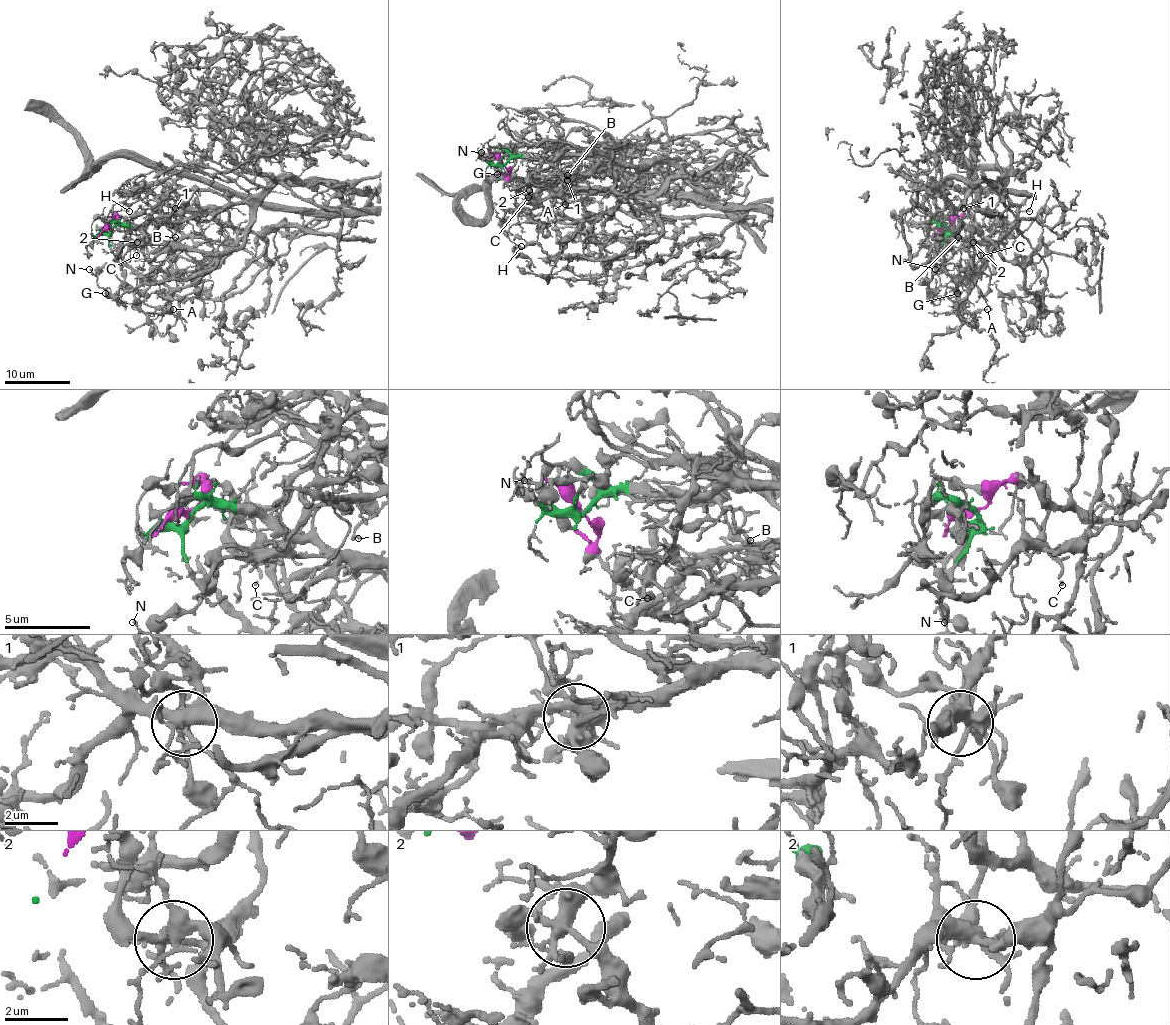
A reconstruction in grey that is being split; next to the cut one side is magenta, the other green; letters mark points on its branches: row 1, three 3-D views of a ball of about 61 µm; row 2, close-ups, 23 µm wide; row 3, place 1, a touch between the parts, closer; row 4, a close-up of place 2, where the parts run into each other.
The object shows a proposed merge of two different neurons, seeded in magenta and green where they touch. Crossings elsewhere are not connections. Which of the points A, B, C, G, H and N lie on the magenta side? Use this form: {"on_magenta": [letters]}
{"on_magenta": []}

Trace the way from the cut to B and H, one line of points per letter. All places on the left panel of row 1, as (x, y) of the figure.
B: (112, 228), (120, 225), (138, 226), (154, 236), (174, 207), (185, 220), (185, 225), (174, 234), (176, 238)
H: (112, 228), (138, 226), (154, 236), (174, 207), (161, 205), (145, 223), (118, 231), (117, 212), (128, 212)

